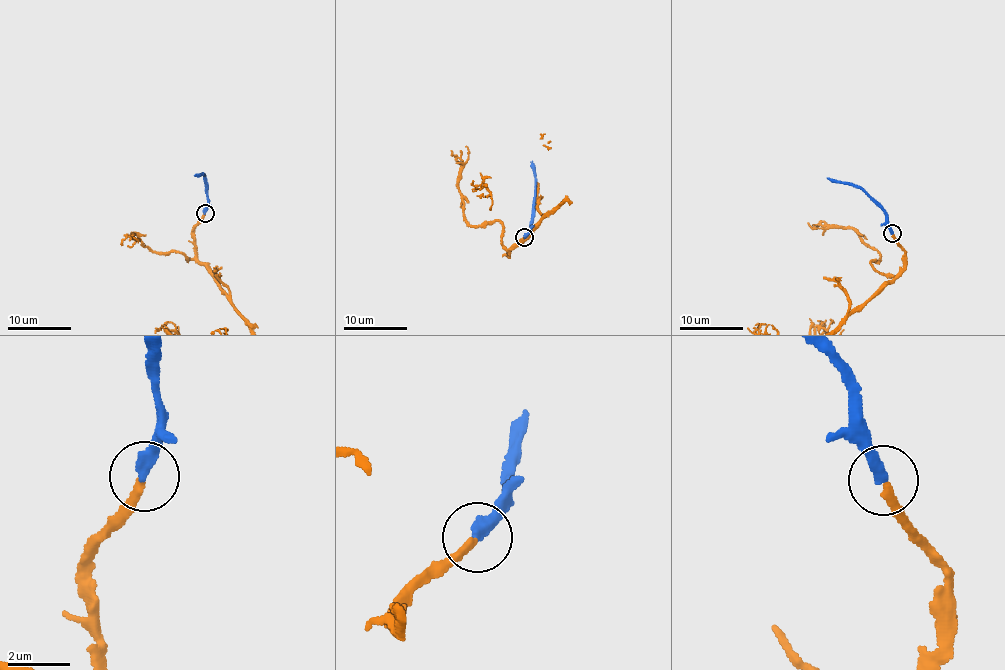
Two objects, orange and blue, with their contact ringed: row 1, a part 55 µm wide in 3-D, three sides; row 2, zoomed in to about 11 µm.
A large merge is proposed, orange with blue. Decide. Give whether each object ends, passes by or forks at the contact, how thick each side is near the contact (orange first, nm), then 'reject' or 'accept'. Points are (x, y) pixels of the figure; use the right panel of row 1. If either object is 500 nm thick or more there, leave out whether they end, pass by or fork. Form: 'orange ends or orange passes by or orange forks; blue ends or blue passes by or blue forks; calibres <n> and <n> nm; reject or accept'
orange ends; blue ends; calibres 280 and 400 nm; accept

